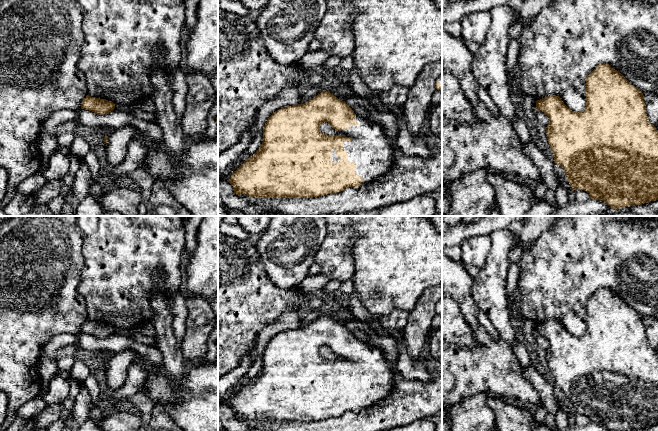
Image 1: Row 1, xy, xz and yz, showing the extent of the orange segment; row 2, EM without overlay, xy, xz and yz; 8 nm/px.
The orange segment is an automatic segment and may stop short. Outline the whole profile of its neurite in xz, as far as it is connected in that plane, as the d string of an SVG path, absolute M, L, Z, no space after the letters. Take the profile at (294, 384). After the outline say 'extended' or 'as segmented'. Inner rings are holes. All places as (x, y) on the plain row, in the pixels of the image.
M324 314L304 328L275 335L263 352L259 374L246 383L227 405L238 420L313 422L375 406L389 397L394 388L392 367L383 350L355 338L345 325ZM323 346L328 346L340 357L322 357L320 349Z | extended

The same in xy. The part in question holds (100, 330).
M86 320L81 328L81 333L86 333L97 338L105 338L113 335L115 328L106 323Z | as segmented

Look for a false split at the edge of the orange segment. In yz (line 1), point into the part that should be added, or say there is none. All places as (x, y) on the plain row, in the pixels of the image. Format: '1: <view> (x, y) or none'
1: none

